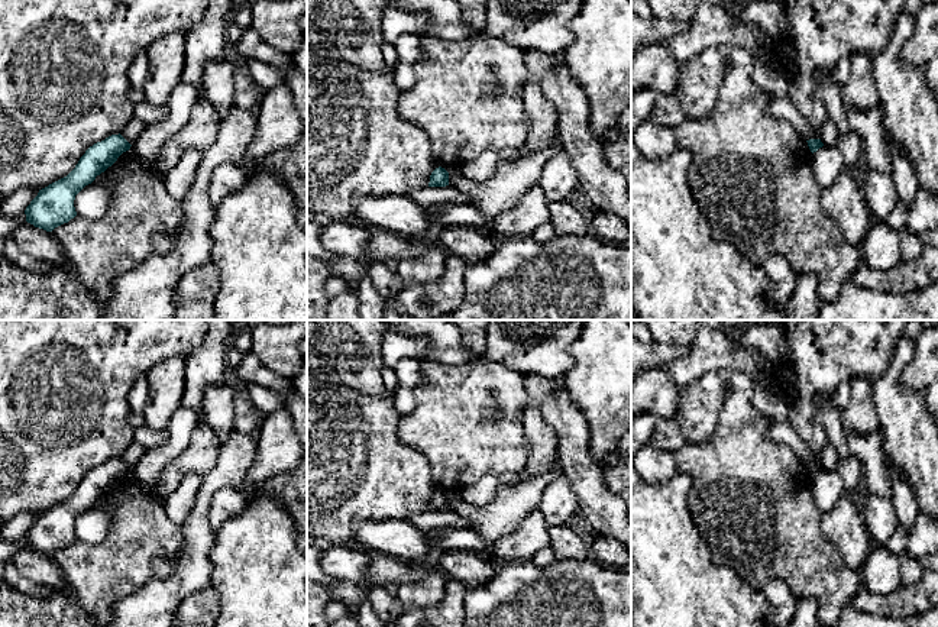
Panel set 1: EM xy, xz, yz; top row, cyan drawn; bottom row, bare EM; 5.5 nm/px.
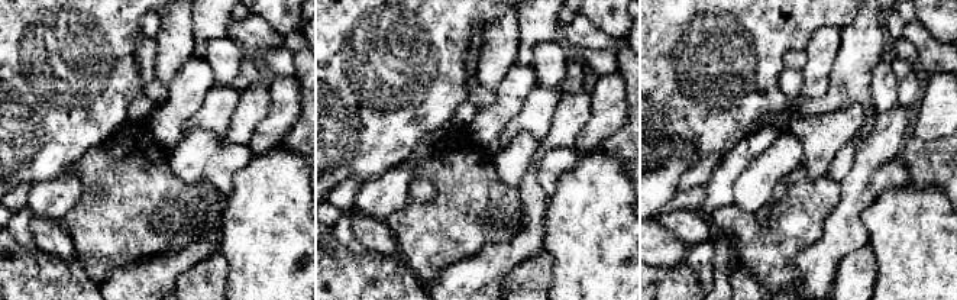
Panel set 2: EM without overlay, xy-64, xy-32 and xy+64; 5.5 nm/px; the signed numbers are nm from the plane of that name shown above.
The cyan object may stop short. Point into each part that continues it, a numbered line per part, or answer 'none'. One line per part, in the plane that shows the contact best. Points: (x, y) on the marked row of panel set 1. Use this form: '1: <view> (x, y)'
none

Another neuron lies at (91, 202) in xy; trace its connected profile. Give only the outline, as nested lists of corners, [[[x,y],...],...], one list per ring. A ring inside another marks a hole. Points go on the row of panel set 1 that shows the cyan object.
[[[94,180],[85,185],[74,200],[77,216],[85,219],[101,219],[109,207],[110,190],[107,184]]]

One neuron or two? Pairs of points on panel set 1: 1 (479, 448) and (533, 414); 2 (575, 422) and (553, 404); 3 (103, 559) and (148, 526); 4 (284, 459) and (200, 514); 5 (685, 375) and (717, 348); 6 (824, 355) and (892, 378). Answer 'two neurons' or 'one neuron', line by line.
1: two neurons
2: one neuron
3: one neuron
4: two neurons
5: one neuron
6: two neurons

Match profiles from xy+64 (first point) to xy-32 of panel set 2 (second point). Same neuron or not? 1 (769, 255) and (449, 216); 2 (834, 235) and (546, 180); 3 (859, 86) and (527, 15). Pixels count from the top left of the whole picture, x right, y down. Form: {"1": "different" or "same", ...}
{"1": "same", "2": "different", "3": "same"}

